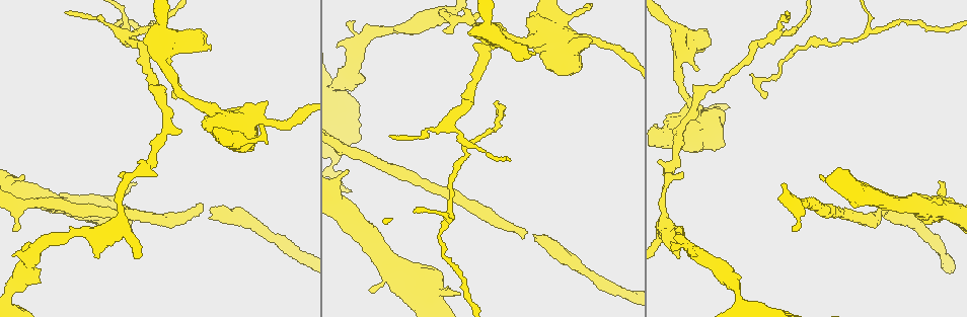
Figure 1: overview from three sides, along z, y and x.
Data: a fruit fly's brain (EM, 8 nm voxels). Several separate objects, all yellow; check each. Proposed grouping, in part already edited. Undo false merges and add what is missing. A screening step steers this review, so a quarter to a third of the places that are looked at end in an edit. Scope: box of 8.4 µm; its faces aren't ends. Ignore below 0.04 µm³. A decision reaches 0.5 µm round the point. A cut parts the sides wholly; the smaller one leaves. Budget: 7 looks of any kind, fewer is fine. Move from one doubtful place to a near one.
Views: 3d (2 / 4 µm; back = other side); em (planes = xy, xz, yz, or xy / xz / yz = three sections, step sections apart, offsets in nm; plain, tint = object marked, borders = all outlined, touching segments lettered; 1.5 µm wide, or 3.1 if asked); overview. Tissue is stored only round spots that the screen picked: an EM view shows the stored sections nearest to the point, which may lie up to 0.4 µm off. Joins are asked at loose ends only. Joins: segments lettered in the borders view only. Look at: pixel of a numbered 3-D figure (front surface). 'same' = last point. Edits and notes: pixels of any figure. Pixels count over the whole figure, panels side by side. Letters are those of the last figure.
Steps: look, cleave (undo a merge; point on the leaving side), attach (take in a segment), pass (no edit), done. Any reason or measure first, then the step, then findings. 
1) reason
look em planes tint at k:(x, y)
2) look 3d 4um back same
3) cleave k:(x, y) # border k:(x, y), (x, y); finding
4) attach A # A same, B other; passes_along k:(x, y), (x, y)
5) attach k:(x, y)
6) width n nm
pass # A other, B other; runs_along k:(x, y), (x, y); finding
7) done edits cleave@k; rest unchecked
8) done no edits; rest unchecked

free end
look em yz step 8 borders at 1:(535, 55)

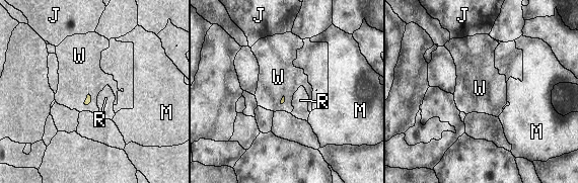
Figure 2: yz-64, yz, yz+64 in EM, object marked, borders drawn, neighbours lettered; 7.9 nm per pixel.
look em planes borders same

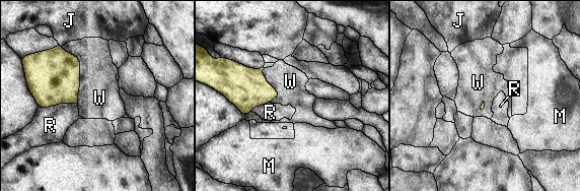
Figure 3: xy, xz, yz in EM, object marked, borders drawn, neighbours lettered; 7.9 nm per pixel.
pass # J other, M other, R other, W other; border 3:(63, 45), (79, 59), (78, 105); no lettered segment goes on from it

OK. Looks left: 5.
free end
look 3d 4um at 1:(592, 42)

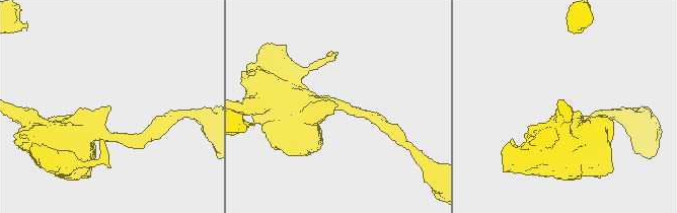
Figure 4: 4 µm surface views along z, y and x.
look em planes plain at 4:(336, 107)

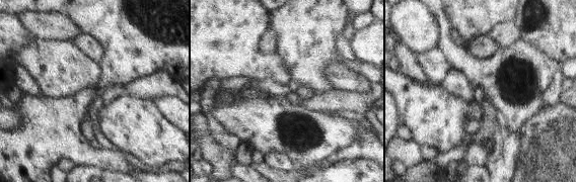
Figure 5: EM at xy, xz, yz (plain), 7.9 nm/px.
see the neighbours
look em planes borders same

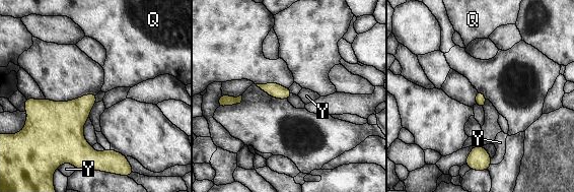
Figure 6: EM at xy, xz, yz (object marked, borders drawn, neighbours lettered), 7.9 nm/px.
longest_contact Y 50 nm
pass # Q other, Y other; border 6:(492, 158), (490, 164); none of them fits

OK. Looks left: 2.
done no edits; rest unchecked

